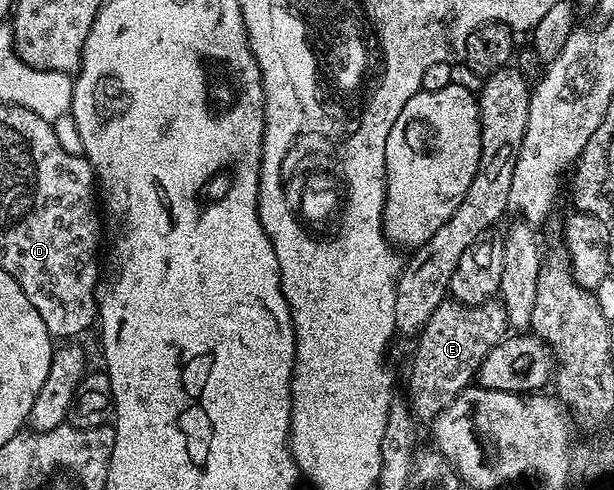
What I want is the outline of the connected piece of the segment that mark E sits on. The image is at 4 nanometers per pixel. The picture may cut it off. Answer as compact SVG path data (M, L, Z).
M453 300L441 302L436 308L436 312L432 312L432 316L421 334L417 335L418 351L415 352L414 359L410 362L408 401L410 409L414 411L415 419L432 420L440 412L444 412L444 408L448 408L448 404L456 401L460 392L475 381L484 356L488 356L488 352L492 352L492 348L496 348L496 344L500 344L507 334L505 308L501 301L491 300L479 306L464 306Z

